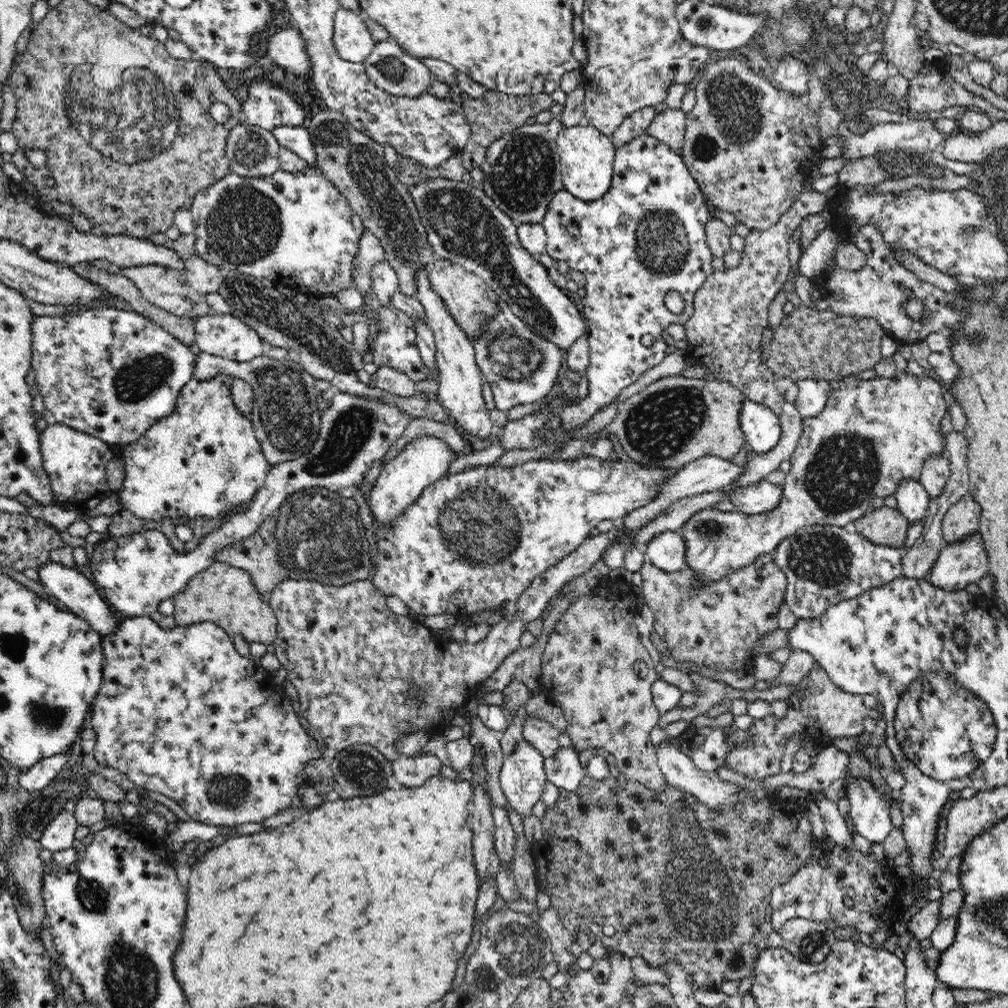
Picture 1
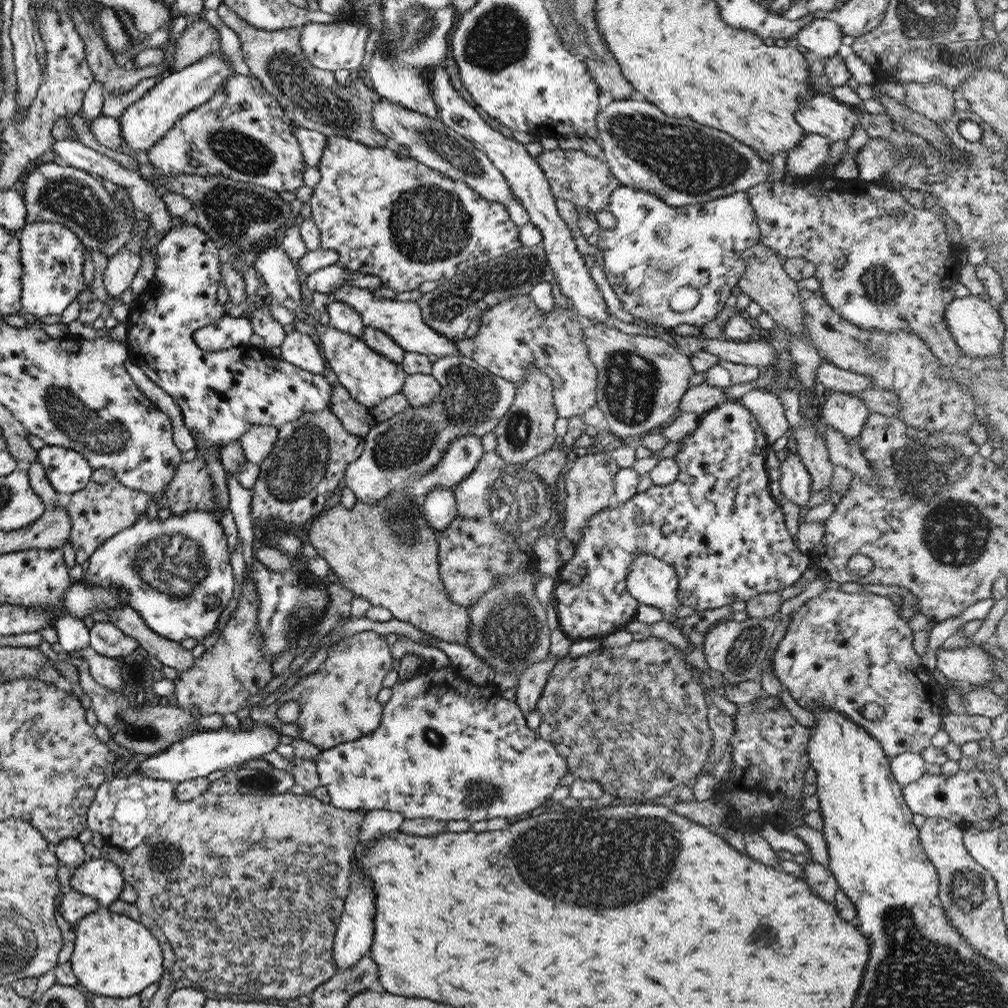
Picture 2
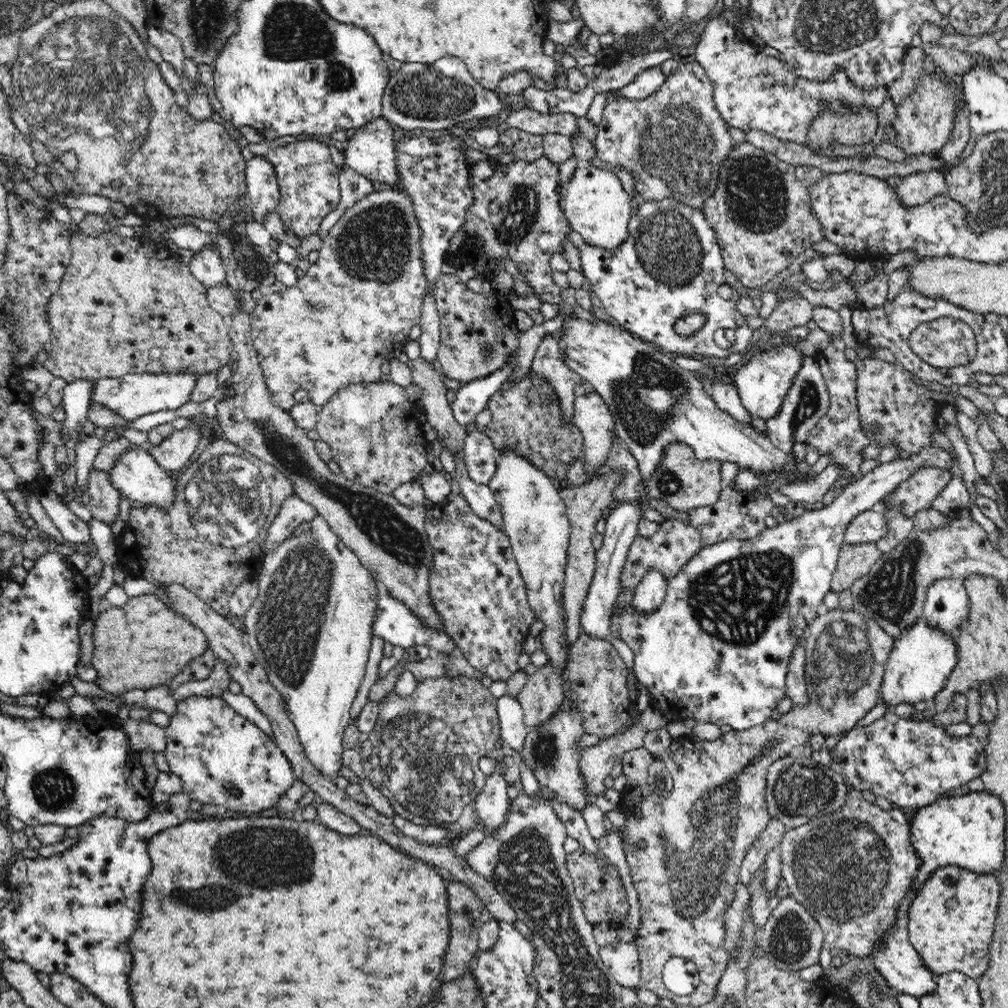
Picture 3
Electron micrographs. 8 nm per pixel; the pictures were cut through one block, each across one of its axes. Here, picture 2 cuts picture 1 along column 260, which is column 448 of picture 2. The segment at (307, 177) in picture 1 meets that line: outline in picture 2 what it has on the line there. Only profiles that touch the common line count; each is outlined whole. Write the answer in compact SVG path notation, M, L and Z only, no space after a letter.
M324 136L324 139L325 144L322 146L321 156L317 162L319 181L314 187L314 193L311 194L308 204L311 209L311 220L315 224L315 228L319 230L320 246L333 250L337 254L337 265L345 270L359 272L361 275L377 276L379 280L382 280L383 287L391 288L396 292L407 292L407 290L415 290L421 282L427 282L427 280L451 279L464 272L466 268L483 265L483 263L502 255L505 256L511 250L521 246L521 242L517 238L518 227L511 223L505 207L481 198L462 182L447 178L440 172L417 162L414 158L399 159L396 155L397 149L389 144L383 148L377 148L365 146L345 137Z

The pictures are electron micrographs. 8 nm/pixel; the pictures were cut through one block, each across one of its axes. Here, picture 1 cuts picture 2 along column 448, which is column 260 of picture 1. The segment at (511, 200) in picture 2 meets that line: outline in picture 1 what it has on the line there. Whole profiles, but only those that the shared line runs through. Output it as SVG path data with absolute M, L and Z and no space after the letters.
M238 124L230 131L226 143L230 170L246 178L274 174L281 169L279 147L279 142L270 131Z

